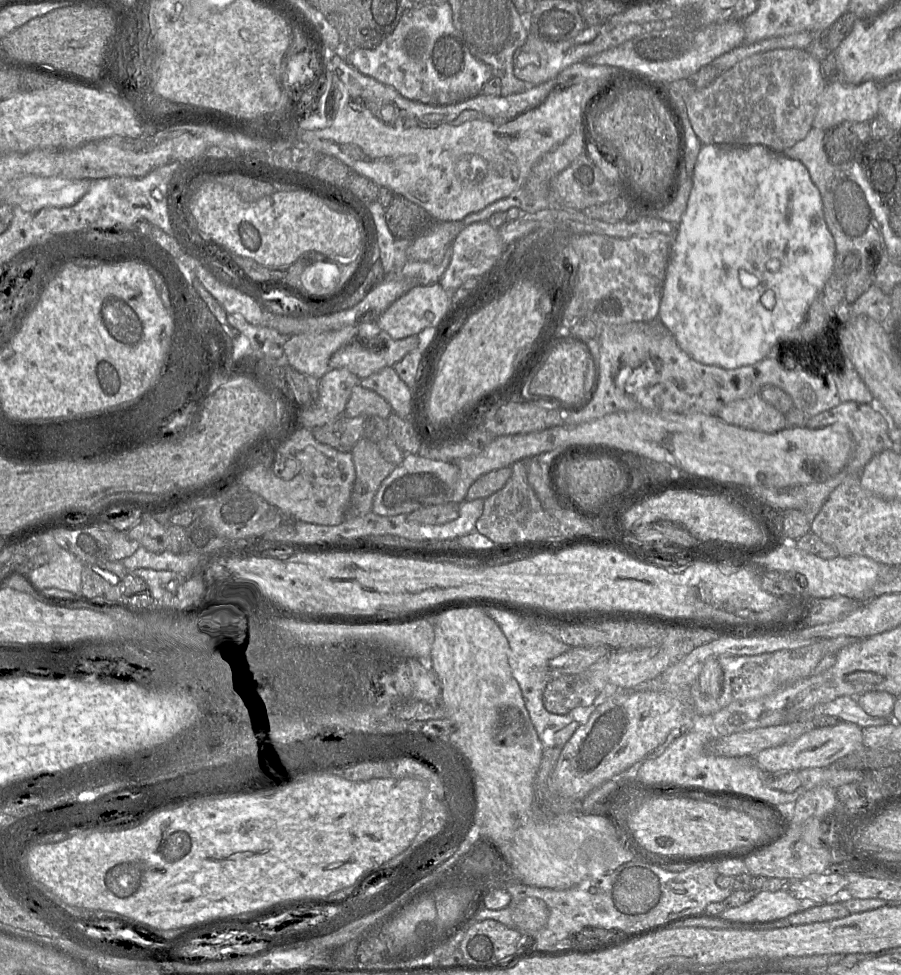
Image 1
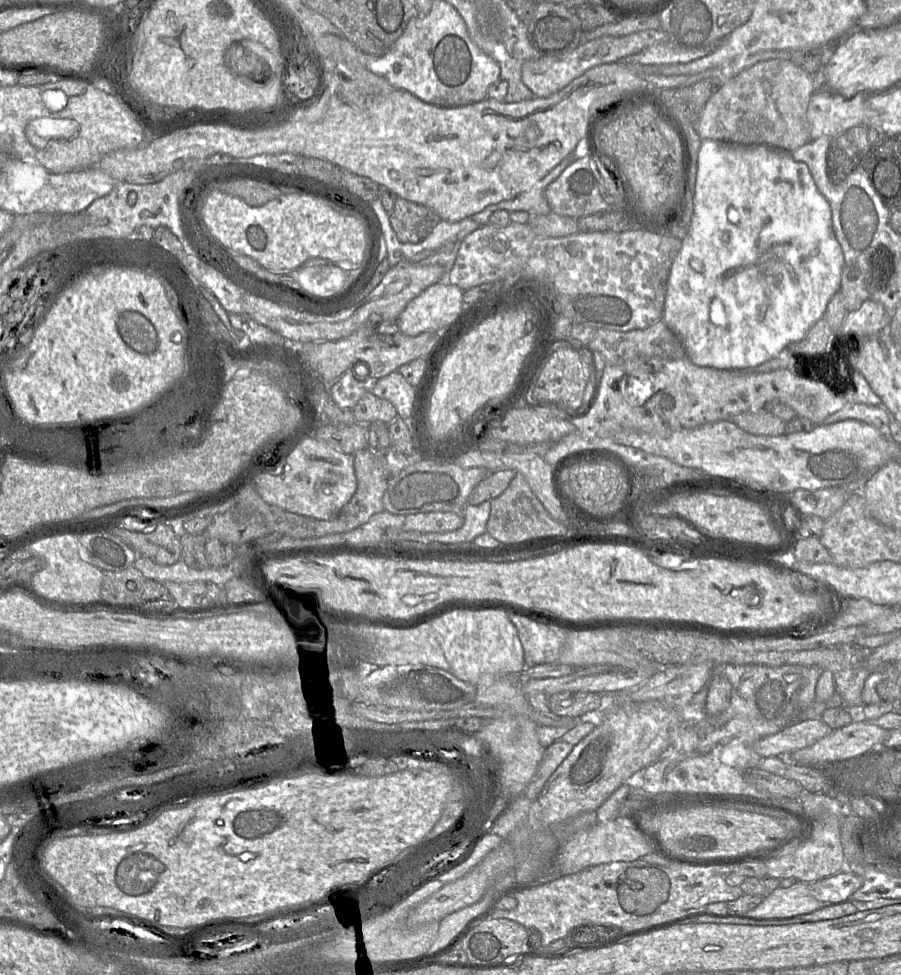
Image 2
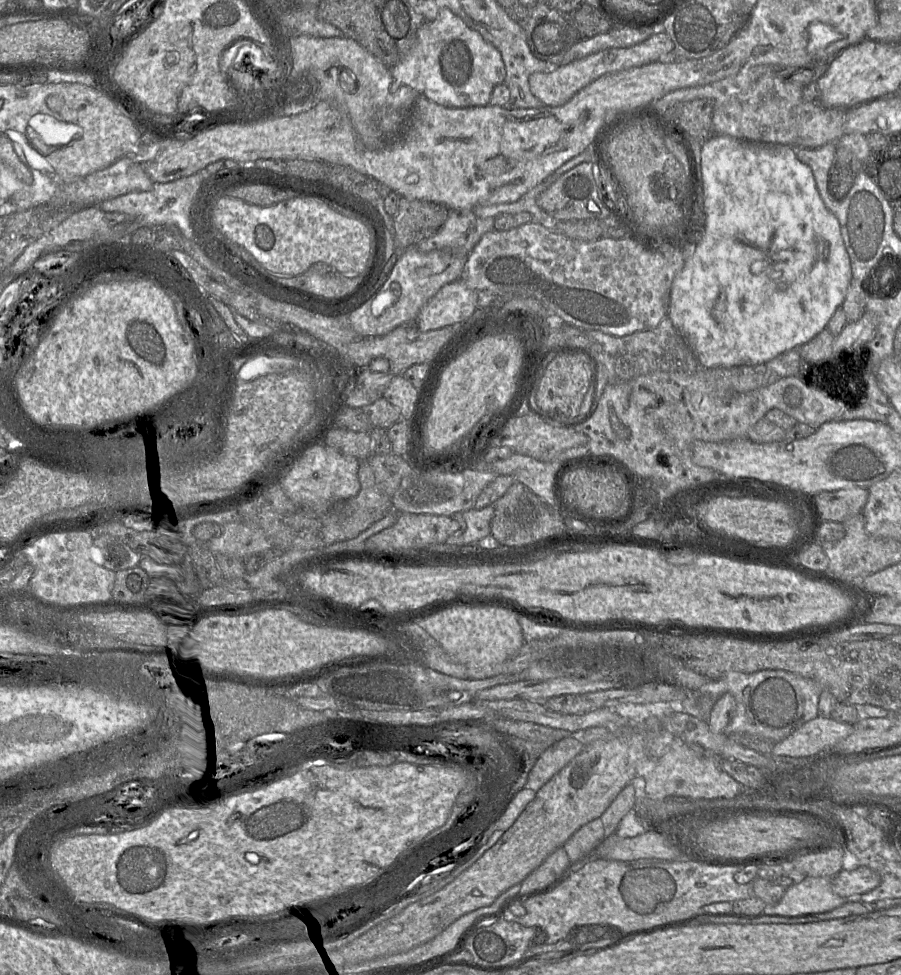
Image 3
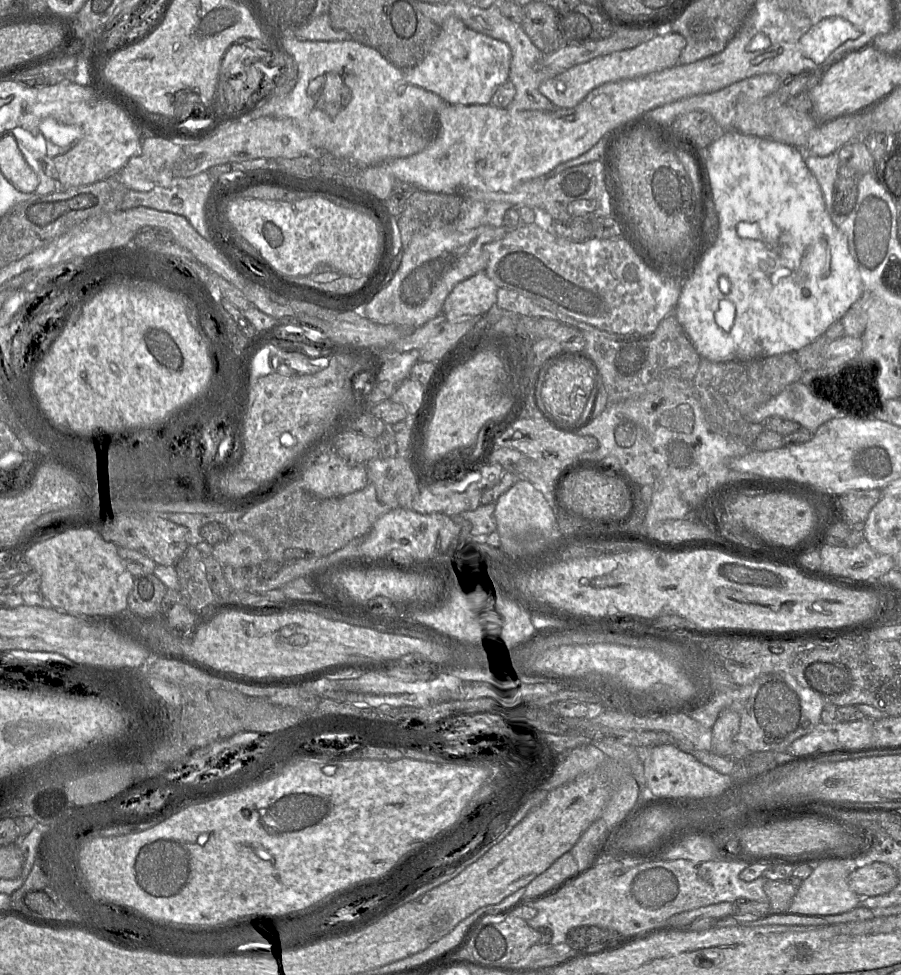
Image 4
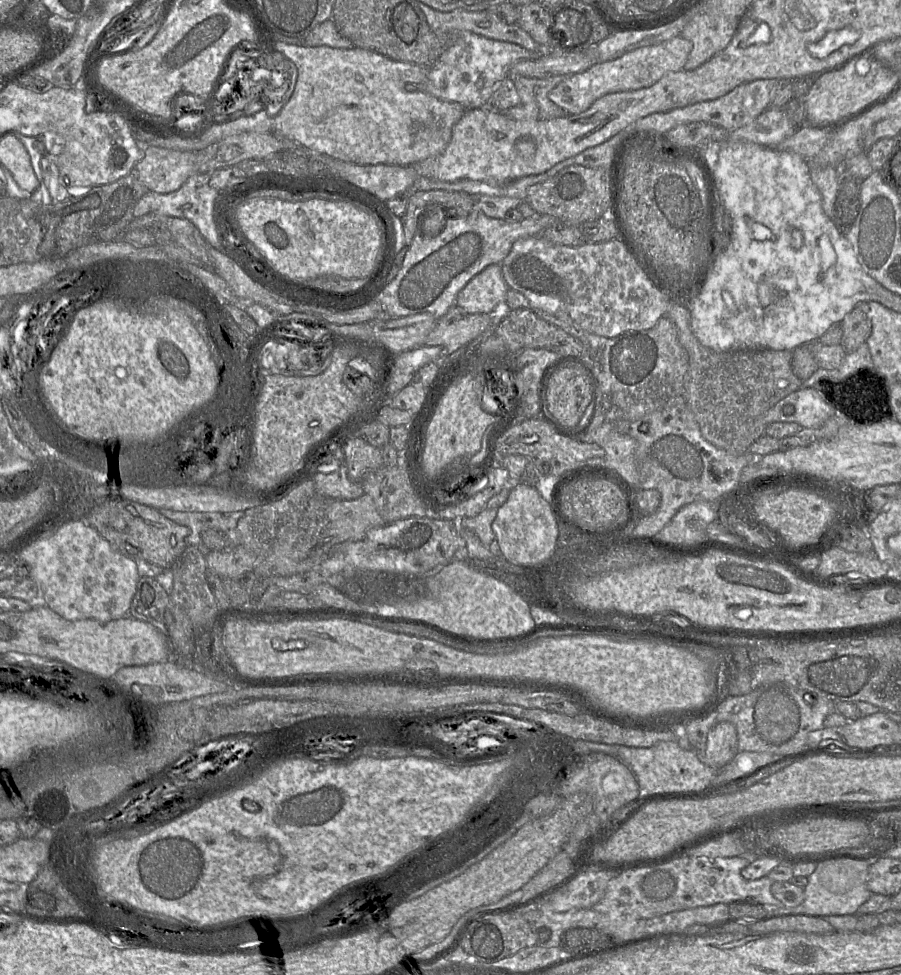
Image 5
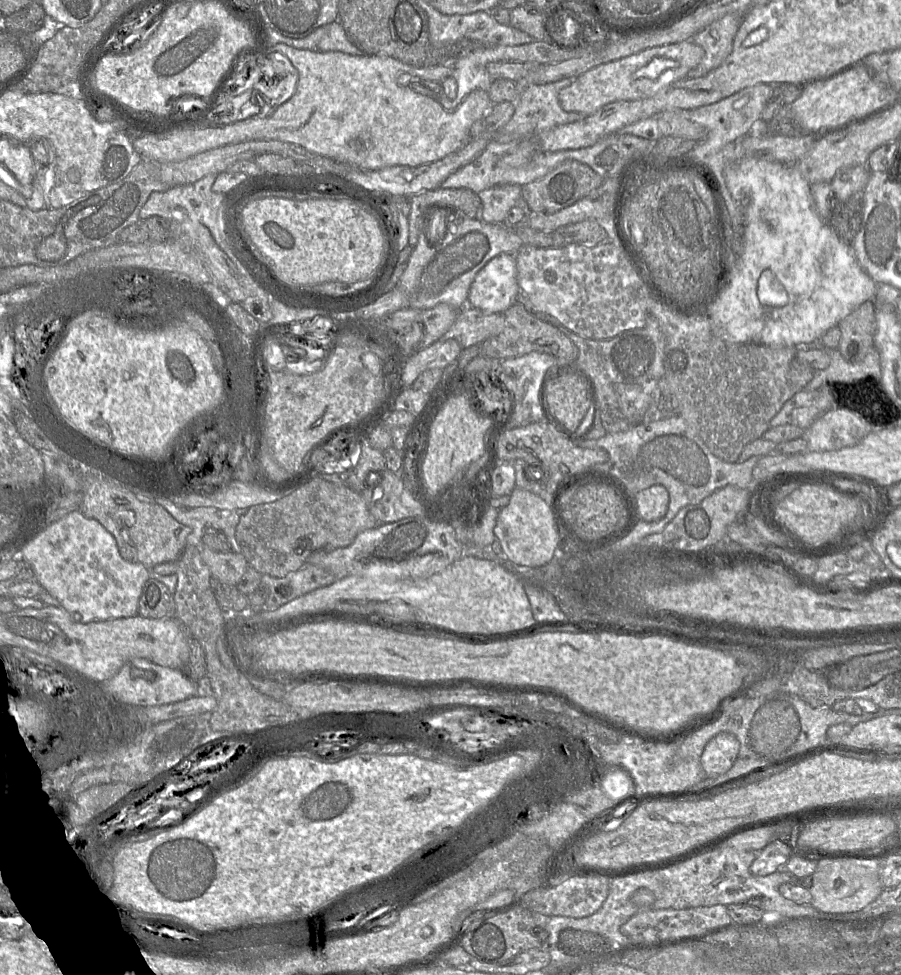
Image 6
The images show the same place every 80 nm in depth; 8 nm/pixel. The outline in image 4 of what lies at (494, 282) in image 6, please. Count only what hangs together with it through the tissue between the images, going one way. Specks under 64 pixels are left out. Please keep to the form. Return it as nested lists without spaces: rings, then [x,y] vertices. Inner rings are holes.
[[[485,272],[460,282],[446,298],[442,313],[481,317],[497,303],[498,286]]]

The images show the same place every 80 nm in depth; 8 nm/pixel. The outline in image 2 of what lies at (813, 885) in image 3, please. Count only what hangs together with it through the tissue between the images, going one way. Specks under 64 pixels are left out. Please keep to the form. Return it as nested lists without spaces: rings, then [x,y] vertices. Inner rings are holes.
[[[797,881],[795,884],[792,884],[787,888],[777,887],[766,897],[764,897],[757,907],[748,911],[744,917],[752,919],[787,919],[811,913],[817,909],[820,909],[824,905],[830,904],[824,904],[818,901],[810,893],[808,883]]]

